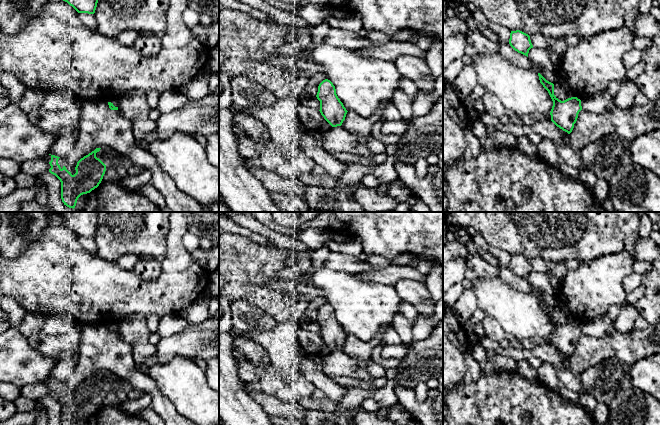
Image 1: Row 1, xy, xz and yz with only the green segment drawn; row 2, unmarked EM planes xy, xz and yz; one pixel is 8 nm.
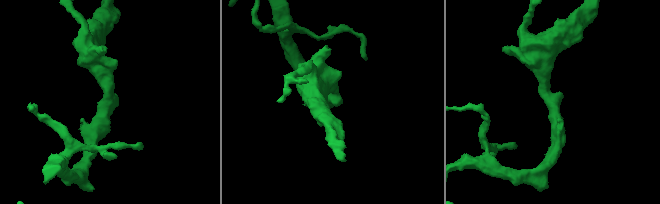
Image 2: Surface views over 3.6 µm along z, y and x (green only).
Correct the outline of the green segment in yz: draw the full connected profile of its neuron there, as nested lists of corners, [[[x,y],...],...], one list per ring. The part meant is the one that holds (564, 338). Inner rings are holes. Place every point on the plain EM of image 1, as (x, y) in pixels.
[[[538,297],[540,307],[548,315],[553,330],[550,336],[551,345],[560,353],[570,358],[577,345],[578,338],[582,334],[581,324],[577,321],[571,321],[564,325],[559,324],[554,319],[554,308],[547,305],[540,297]]]

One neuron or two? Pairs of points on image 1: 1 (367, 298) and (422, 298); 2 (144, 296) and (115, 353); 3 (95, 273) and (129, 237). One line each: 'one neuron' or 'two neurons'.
1: two neurons
2: two neurons
3: two neurons

